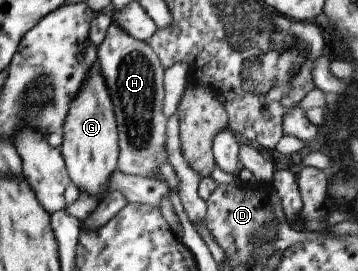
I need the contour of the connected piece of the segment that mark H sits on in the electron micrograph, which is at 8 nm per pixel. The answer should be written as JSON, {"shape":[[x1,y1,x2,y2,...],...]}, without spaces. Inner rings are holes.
{"shape":[[111,22,105,39,98,46,97,64,106,80,118,126,118,169,126,175,155,177,159,166,167,161,168,118,163,112,164,74,157,53,148,42,135,40,117,22]]}

